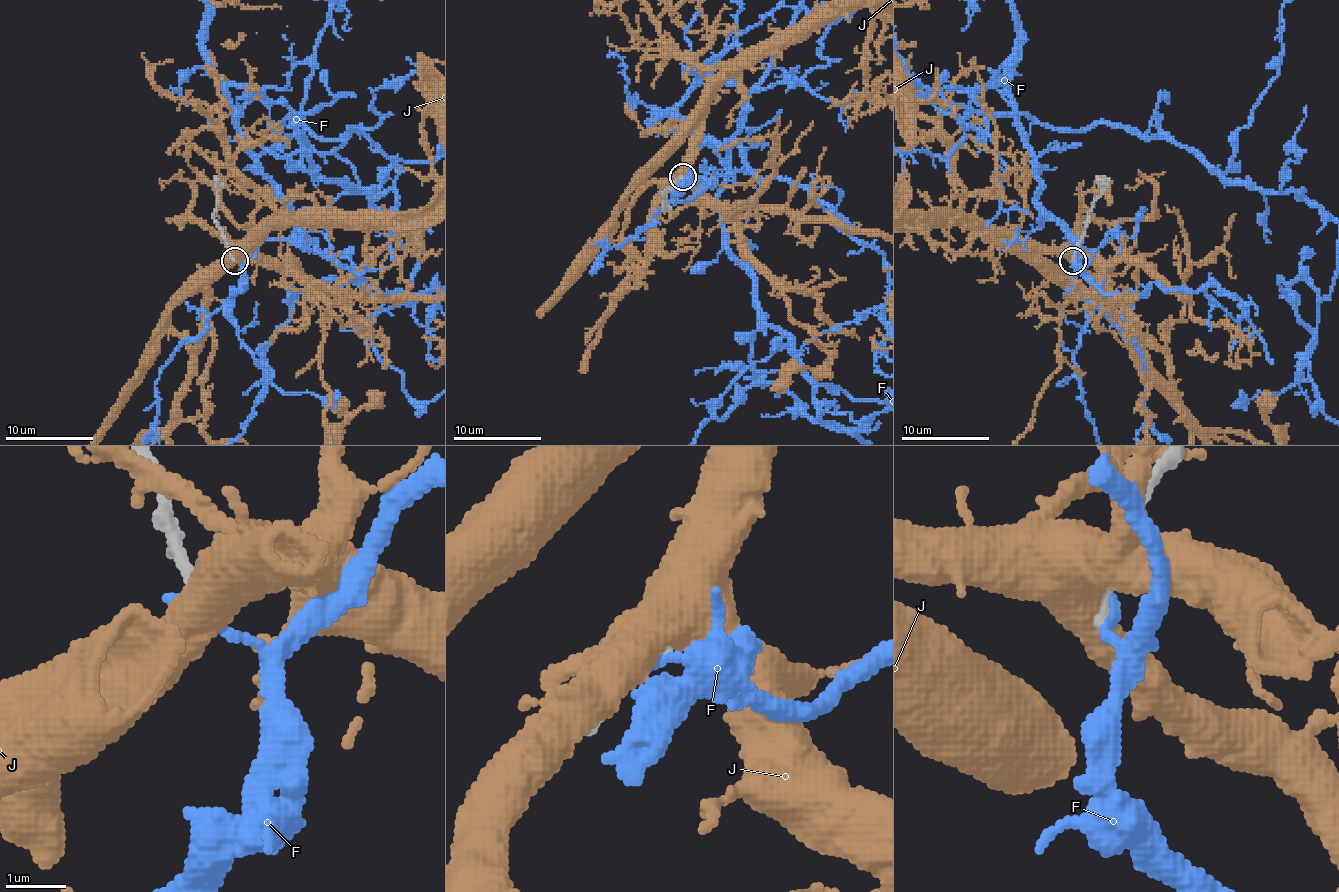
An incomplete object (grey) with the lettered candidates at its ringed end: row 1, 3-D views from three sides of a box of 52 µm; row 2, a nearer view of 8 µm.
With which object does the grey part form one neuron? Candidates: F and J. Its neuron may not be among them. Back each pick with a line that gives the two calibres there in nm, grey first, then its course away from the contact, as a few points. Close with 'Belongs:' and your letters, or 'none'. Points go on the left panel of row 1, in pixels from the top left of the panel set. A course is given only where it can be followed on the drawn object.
Belongs: none

